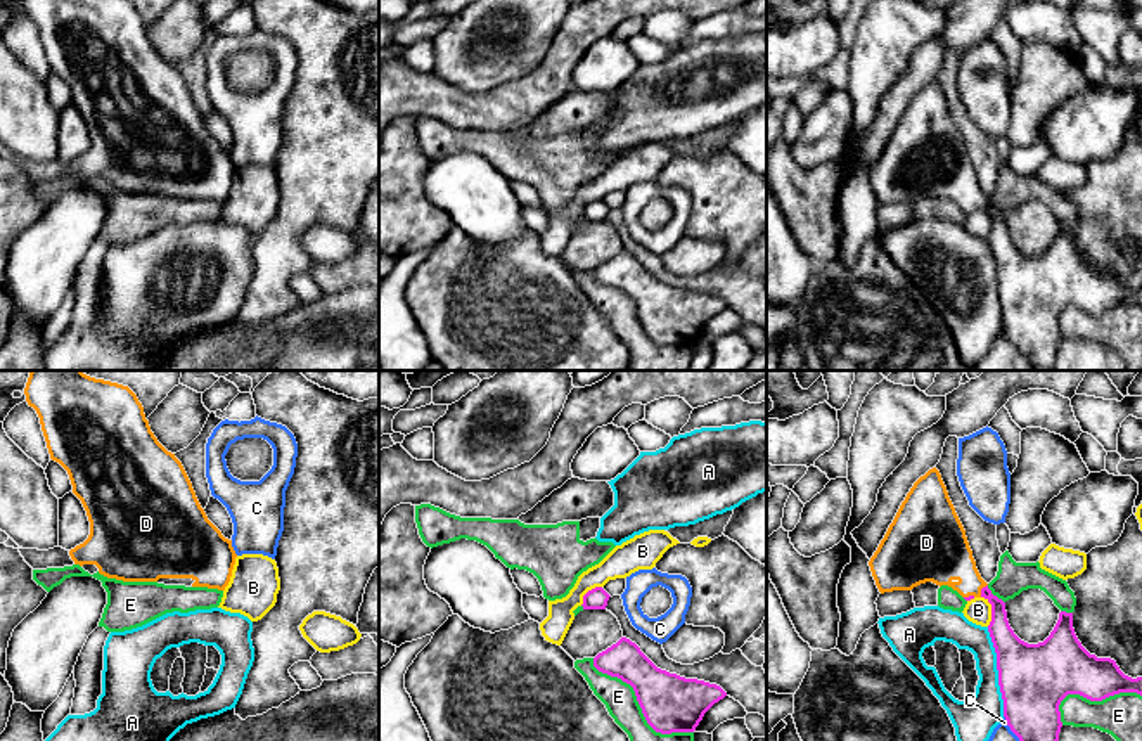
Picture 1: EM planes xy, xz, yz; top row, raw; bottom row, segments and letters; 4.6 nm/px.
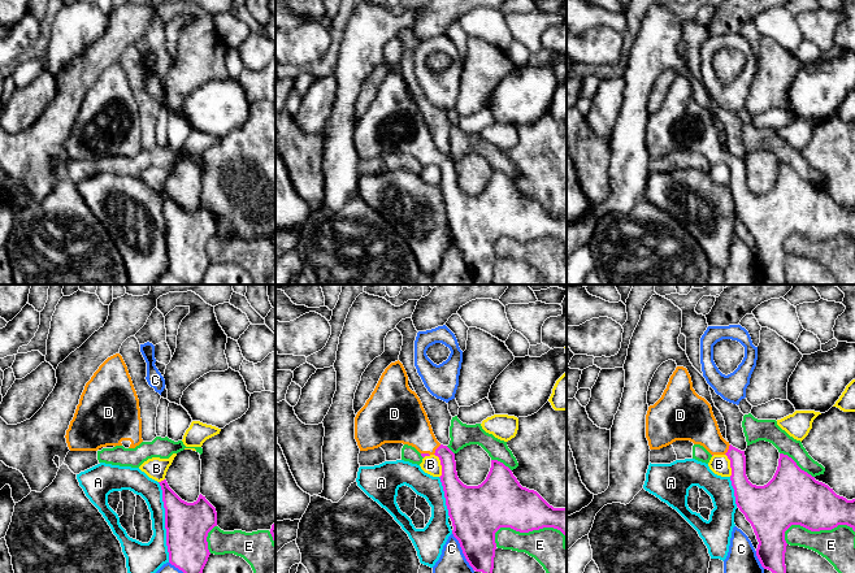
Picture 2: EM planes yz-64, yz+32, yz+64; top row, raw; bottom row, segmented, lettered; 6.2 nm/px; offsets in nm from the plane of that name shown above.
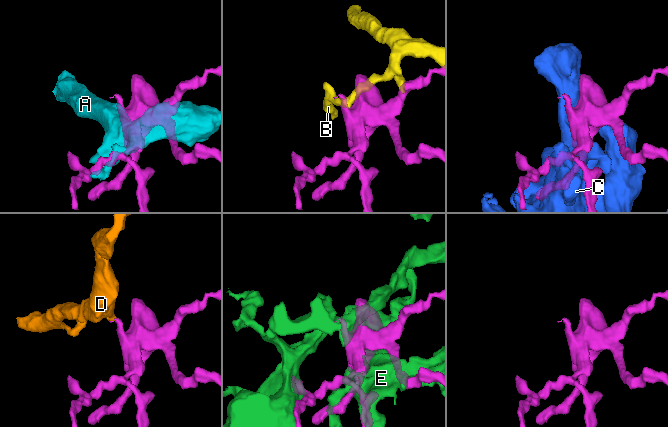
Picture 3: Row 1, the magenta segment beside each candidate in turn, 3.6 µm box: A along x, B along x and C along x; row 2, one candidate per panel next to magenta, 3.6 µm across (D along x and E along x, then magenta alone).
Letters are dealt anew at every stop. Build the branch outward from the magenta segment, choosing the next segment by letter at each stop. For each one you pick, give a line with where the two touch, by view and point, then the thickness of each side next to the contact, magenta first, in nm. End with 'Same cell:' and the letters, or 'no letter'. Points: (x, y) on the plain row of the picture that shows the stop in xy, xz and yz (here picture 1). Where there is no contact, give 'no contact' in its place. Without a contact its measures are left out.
D: yz (981, 203) | 120/260 nm
Same cell: D

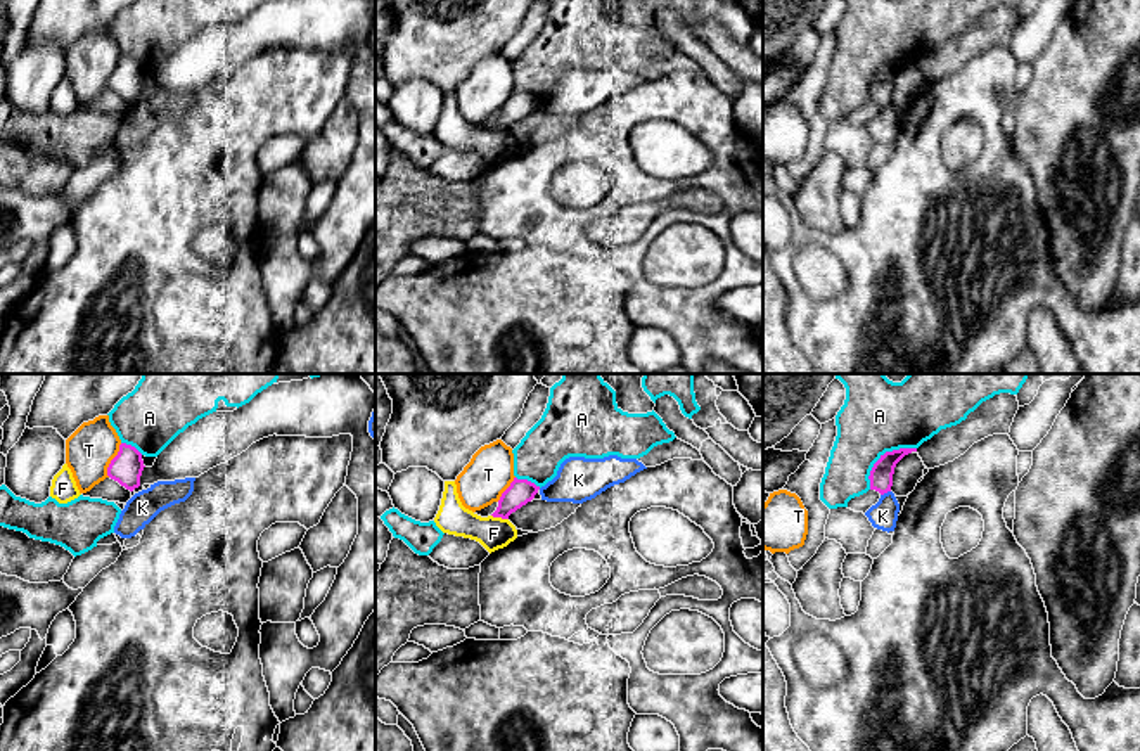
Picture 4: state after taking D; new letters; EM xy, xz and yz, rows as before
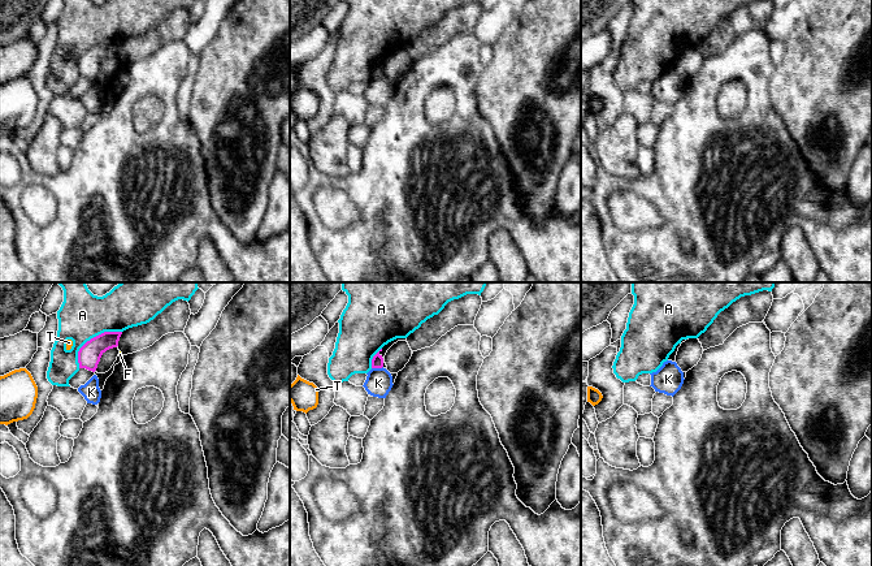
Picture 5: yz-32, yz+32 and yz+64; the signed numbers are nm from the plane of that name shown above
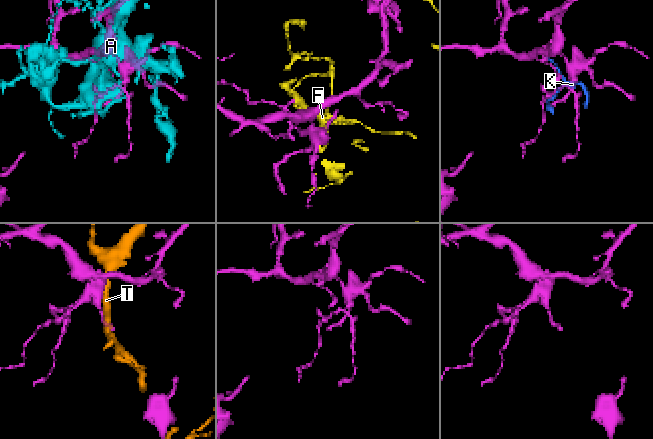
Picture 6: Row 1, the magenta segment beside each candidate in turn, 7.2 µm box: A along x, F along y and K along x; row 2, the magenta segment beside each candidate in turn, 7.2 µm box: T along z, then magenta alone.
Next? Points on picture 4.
Same cell: no letter

